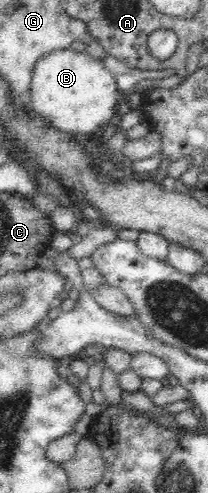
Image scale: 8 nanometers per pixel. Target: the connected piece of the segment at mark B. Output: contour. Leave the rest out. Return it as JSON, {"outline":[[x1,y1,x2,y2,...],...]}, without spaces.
{"outline":[[68,46,42,54,33,65,26,94,29,97,28,108,34,115,42,117,58,131,71,135,93,134,100,126,116,121,119,106,116,80,101,61]]}

